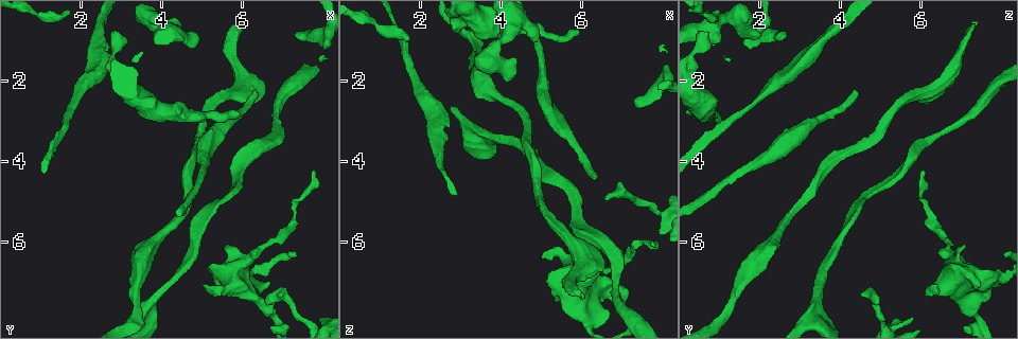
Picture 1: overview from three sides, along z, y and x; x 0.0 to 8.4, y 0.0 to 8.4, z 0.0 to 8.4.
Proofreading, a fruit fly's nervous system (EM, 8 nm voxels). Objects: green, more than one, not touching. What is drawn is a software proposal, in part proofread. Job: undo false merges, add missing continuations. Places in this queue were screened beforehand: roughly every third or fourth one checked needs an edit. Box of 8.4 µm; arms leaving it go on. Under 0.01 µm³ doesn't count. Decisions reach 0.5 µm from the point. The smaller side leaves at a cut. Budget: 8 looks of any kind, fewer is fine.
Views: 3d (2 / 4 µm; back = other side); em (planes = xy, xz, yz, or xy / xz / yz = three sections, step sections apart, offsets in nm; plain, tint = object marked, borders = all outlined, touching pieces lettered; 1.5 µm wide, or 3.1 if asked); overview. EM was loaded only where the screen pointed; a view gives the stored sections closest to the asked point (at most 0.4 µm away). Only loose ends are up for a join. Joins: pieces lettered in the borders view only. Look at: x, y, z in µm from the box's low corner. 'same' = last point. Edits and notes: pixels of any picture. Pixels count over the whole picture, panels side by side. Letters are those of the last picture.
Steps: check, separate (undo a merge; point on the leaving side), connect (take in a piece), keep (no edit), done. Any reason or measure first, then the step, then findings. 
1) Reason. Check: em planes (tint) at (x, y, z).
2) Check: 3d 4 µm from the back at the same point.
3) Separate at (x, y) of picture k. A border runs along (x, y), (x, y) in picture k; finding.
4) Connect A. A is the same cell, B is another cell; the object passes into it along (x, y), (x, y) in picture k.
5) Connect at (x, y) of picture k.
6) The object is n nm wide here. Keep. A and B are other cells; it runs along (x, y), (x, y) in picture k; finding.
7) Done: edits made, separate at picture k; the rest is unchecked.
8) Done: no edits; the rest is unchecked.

An open end. Check: em xy step 4 (tint) at (6.30, 2.25, 4.40).

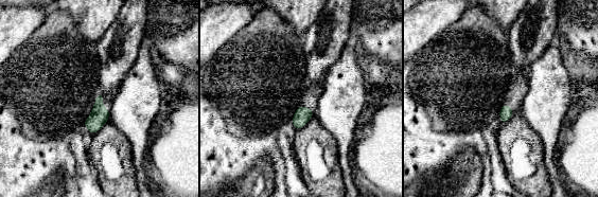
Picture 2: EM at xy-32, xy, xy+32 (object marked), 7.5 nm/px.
Another direction. Check: em yz step 8 (tint) at the same point.

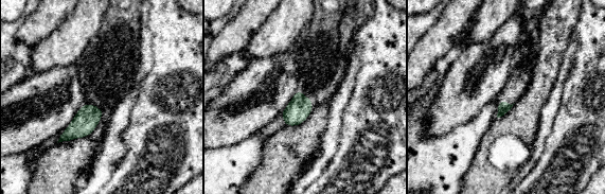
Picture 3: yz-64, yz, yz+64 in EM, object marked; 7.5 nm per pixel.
Check: em yz step 8 (borders) at the same point.

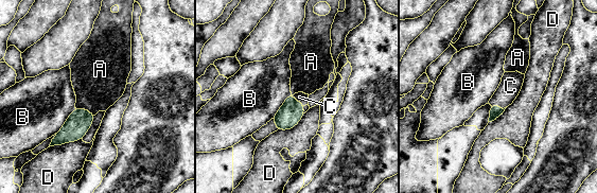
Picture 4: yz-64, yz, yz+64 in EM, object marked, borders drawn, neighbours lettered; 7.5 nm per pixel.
Connect at (299, 97) of picture 4. C is the same cell, A, B and D are other cells; the object passes into it along (290, 115), (298, 102), (299, 97) in picture 4; it goes on there.

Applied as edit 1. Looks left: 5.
An open end. Check: 3d 2 µm from the back at (7.35, 1.00, 2.55).

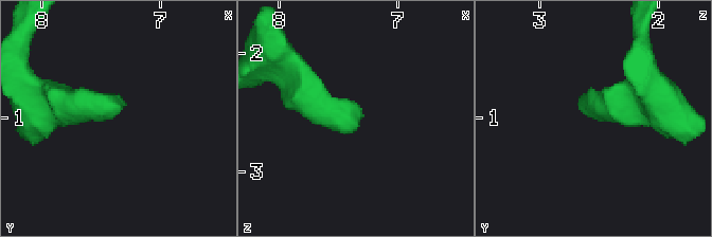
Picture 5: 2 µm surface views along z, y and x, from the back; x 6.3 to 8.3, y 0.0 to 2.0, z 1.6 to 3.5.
Need the tissue. Check: em yz step 8 (tint) at (7.36, 0.98, 2.58).

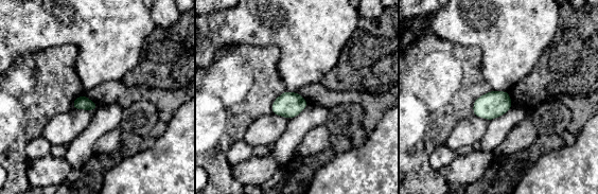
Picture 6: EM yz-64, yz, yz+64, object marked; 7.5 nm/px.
Cut it another way. Check: em planes (borders) at the same point.

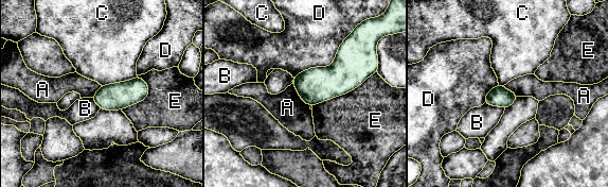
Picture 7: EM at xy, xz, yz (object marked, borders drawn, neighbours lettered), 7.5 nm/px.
Keep. A, B, C, D and E are other cells; a border runs along (484, 102), (504, 109) in picture 7; none of them fits.

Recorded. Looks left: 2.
Branch stops here. Check: em planes (tint) at (6.00, 0.50, 7.40).

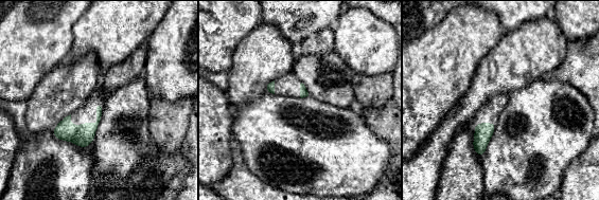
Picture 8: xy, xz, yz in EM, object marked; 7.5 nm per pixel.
See the neighbours. Check: em planes (borders) at the same point.

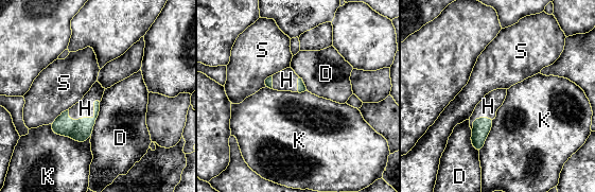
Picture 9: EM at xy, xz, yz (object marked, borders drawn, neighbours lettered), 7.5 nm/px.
Connect at (85, 108) of picture 9. H is the same cell, D, K and S are other cells; the cell continues.

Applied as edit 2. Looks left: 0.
Done: edits made, connect at picture 4, connect at picture 9; the rest is unchecked.

